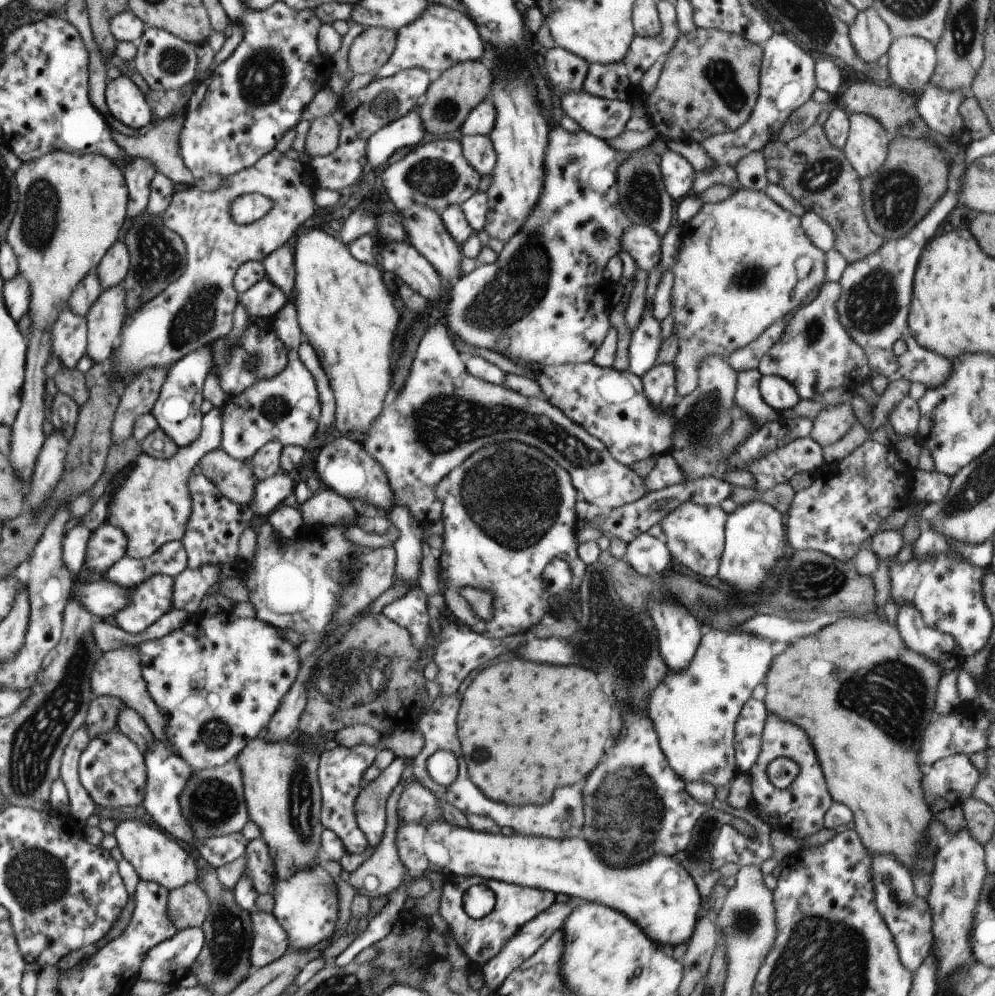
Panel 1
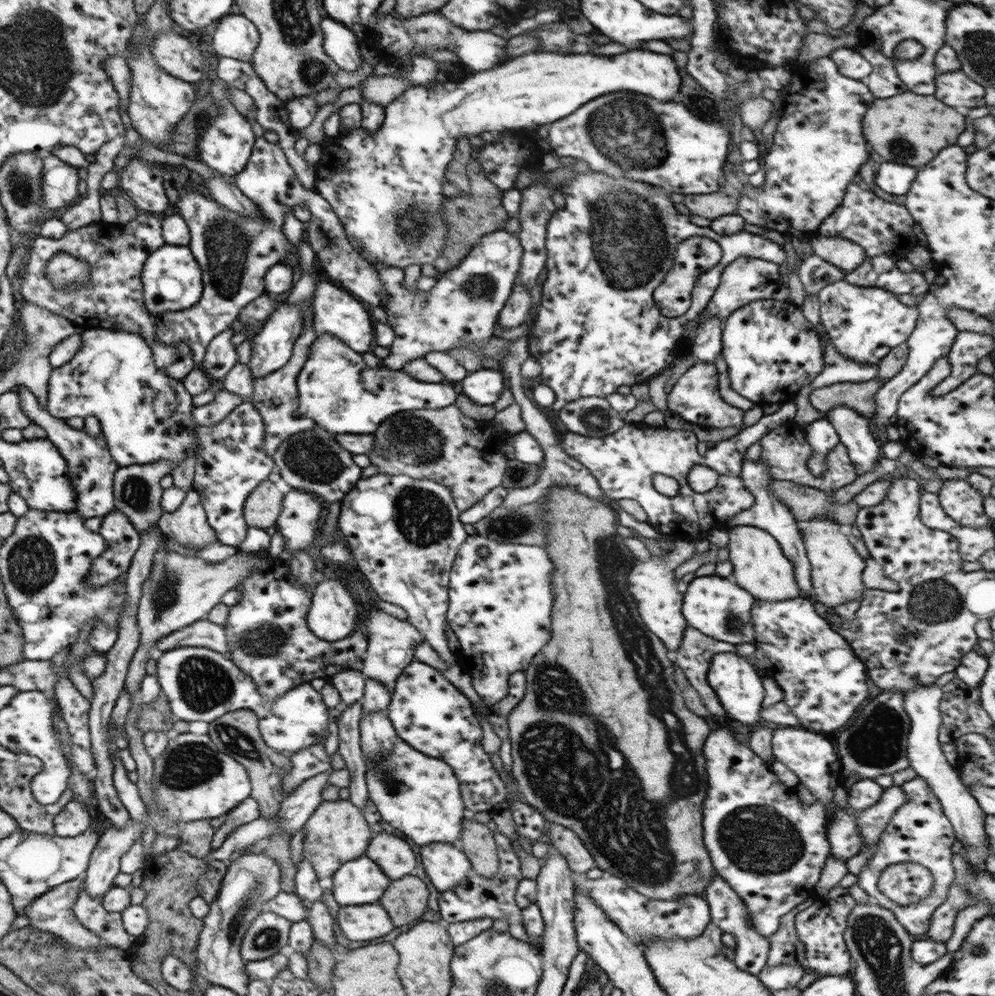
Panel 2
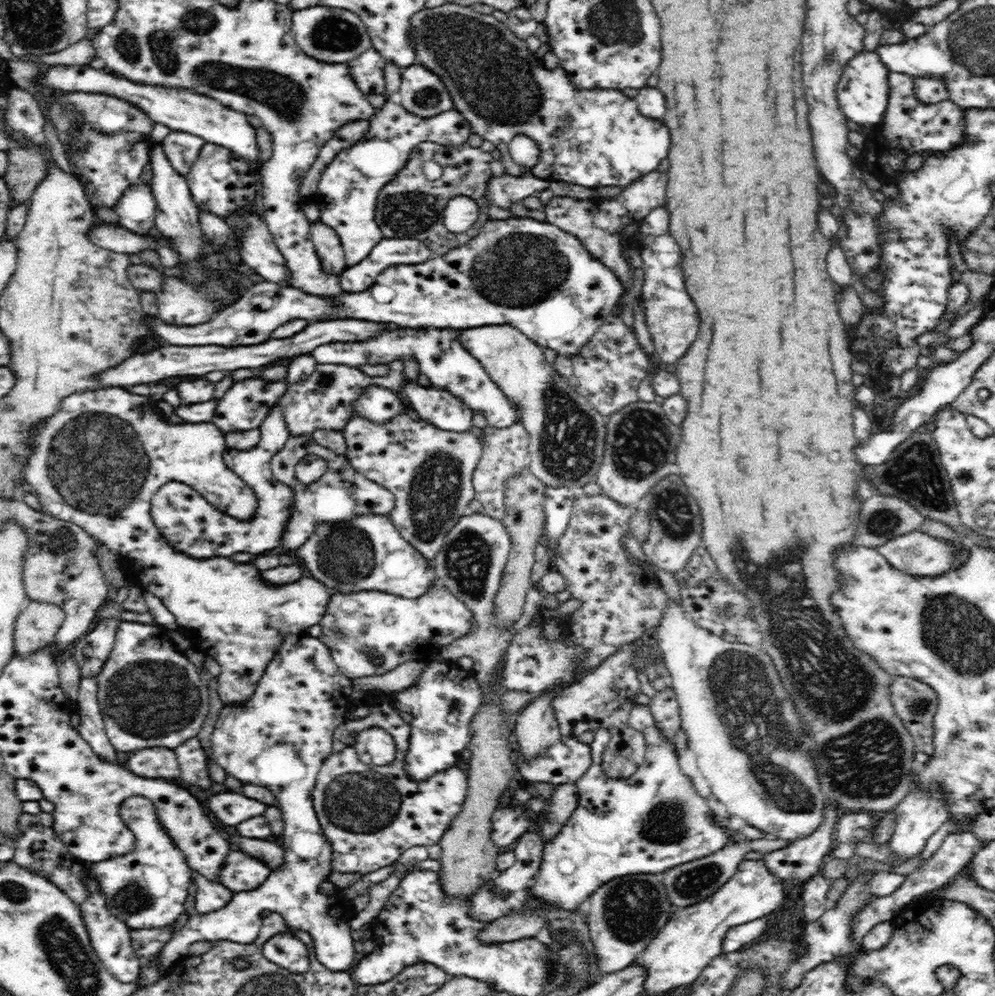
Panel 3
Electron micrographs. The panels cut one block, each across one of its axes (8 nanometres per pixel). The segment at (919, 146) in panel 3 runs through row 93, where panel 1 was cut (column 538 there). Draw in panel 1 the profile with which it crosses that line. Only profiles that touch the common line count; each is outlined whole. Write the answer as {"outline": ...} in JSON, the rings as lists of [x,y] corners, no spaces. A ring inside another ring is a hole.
{"outline":[[[448,874],[443,876],[441,896],[439,896],[439,916],[447,924],[449,936],[453,936],[456,944],[467,958],[467,969],[481,970],[485,962],[489,962],[493,956],[499,954],[499,950],[505,946],[507,940],[511,940],[513,934],[523,928],[525,922],[533,920],[537,914],[543,912],[554,903],[554,894],[551,891],[521,887],[507,884],[493,879],[482,879],[476,876],[463,876]],[[483,884],[489,888],[495,897],[493,910],[480,919],[472,919],[463,912],[462,896],[469,886]]]}

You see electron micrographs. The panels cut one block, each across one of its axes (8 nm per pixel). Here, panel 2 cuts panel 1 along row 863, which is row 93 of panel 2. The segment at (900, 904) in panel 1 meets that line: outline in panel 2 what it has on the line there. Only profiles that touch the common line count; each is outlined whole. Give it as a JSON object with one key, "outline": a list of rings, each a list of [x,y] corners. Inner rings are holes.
{"outline":[[[863,43],[855,46],[855,49],[867,62],[871,63],[871,72],[860,81],[867,86],[868,91],[875,98],[893,96],[893,94],[905,90],[905,88],[901,88],[901,82],[895,74],[893,62],[890,58],[883,56],[880,52]]]}

